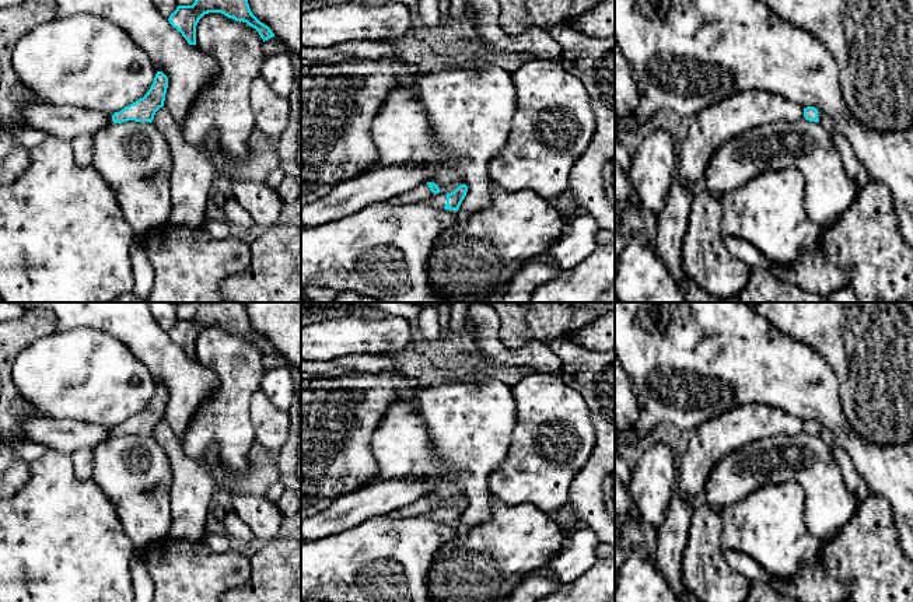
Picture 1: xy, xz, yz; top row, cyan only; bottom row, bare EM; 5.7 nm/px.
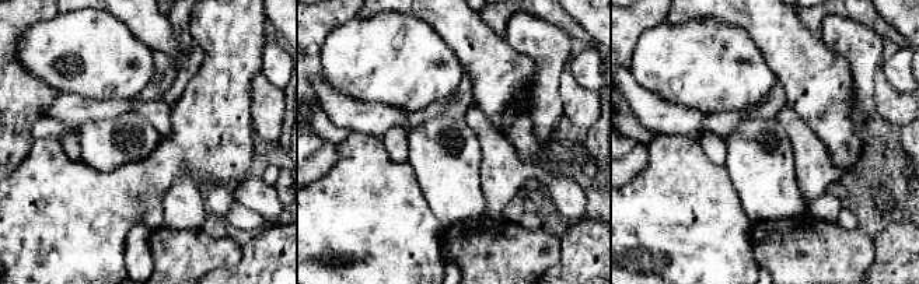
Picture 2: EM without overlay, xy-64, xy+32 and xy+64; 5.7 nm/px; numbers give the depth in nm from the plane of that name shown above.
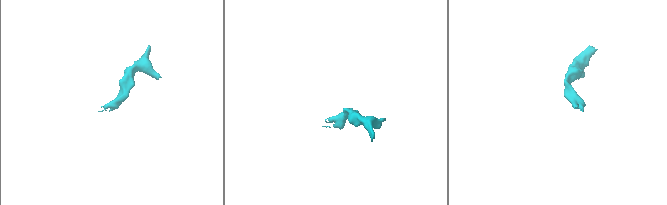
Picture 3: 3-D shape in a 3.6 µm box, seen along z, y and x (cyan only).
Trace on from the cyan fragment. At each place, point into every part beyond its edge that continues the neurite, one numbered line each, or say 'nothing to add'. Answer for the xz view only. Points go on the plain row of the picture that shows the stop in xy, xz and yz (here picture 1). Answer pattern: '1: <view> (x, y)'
1: xz (420, 507)

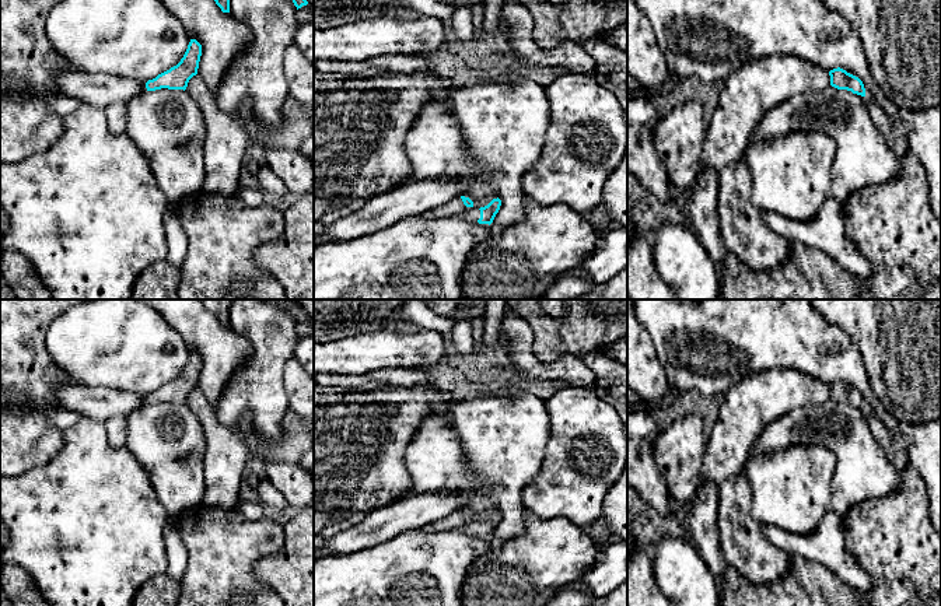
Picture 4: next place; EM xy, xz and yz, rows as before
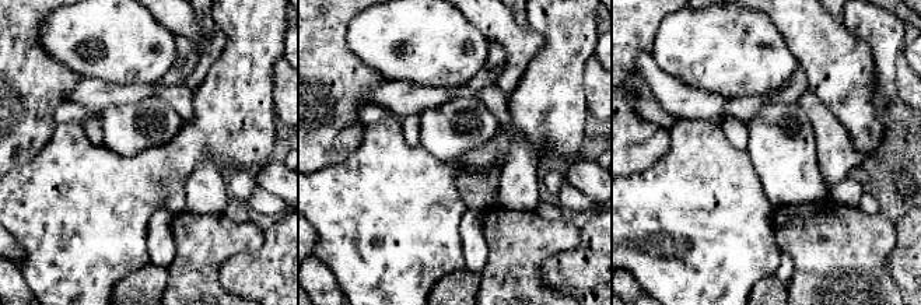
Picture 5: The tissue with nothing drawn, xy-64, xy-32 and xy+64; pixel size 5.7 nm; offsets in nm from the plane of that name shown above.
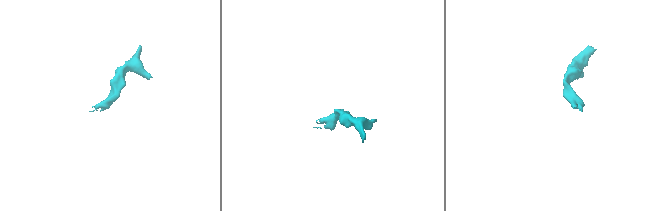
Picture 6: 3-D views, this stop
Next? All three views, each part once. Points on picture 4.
1: xz (454, 521)

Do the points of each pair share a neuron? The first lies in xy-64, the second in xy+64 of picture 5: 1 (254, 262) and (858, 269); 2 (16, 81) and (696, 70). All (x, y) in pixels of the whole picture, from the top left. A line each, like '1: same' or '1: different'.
1: different
2: different

